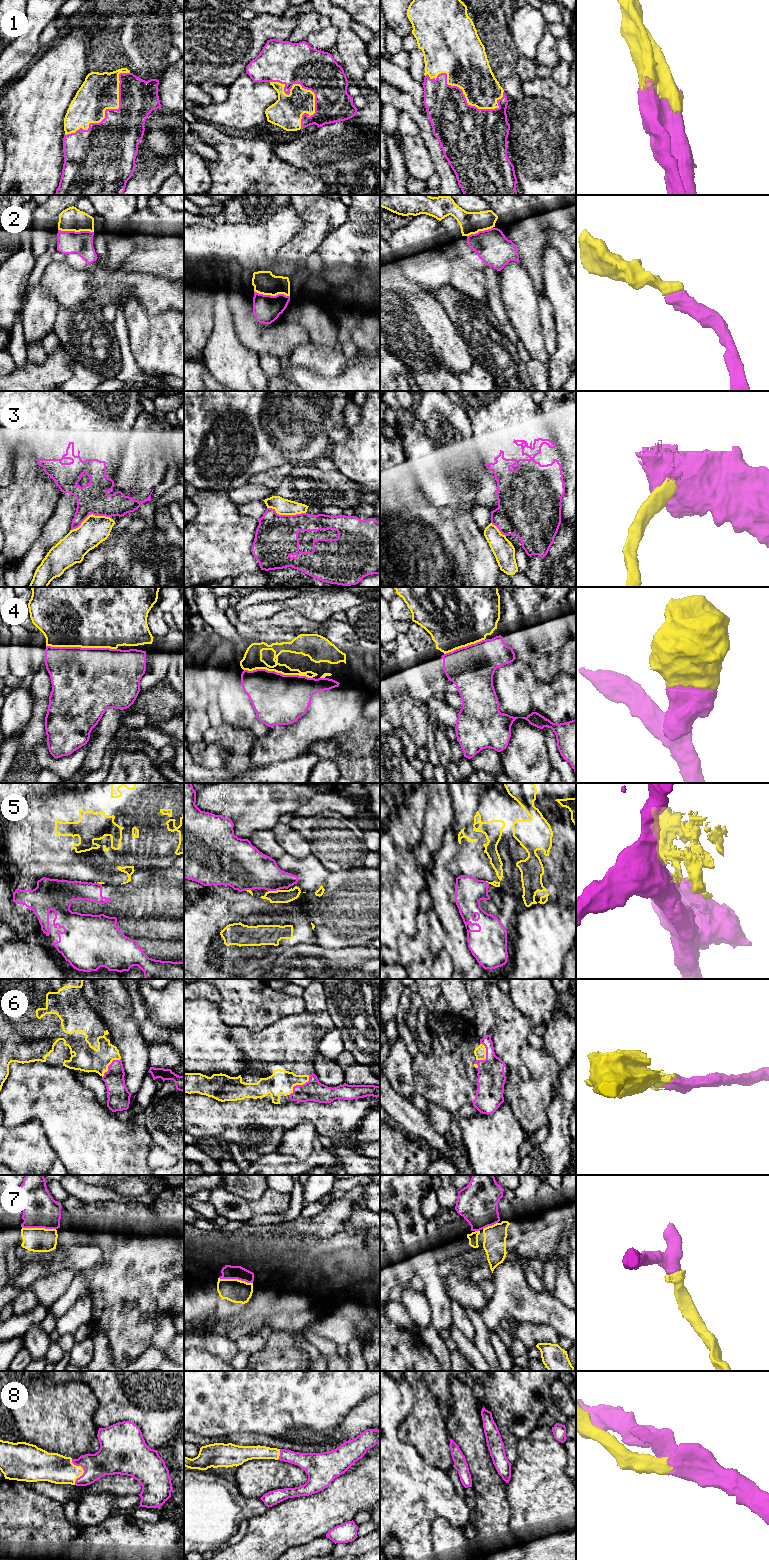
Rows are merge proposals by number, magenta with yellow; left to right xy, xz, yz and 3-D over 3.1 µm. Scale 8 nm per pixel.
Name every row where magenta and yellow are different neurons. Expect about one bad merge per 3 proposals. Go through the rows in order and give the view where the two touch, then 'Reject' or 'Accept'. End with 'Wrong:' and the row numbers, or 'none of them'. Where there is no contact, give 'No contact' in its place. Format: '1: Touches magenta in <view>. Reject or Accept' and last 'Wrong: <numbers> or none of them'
1: Touches magenta in yz. Accept
2: Touches magenta in xy. Accept
3: Touches magenta in xy. Reject
4: Touches magenta in xy. Accept
5: Touches magenta in xz. Reject
6: Touches magenta in xz. Accept
7: Touches magenta in xy. Accept
8: Touches magenta in xy. Accept
Wrong: 3, 5

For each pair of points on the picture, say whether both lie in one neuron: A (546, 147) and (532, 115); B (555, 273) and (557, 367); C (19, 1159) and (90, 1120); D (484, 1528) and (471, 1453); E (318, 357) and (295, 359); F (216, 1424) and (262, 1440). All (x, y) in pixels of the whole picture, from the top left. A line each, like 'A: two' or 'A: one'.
A: one
B: one
C: two
D: one
E: one
F: two

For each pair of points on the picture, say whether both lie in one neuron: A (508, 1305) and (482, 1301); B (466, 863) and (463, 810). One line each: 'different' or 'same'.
A: different
B: different

